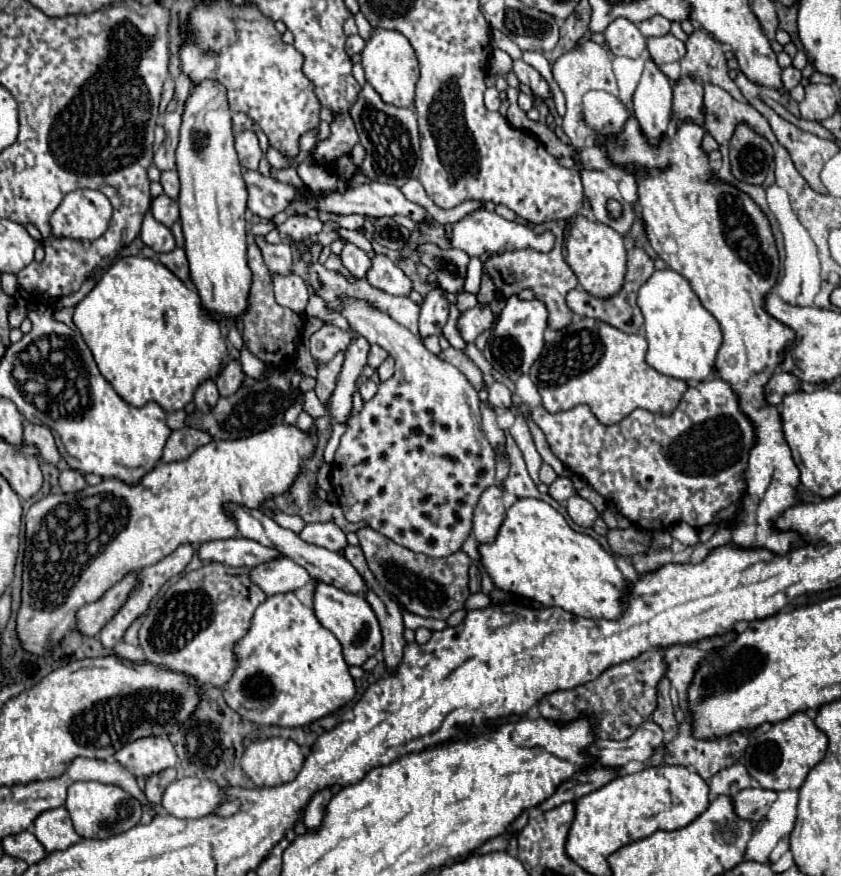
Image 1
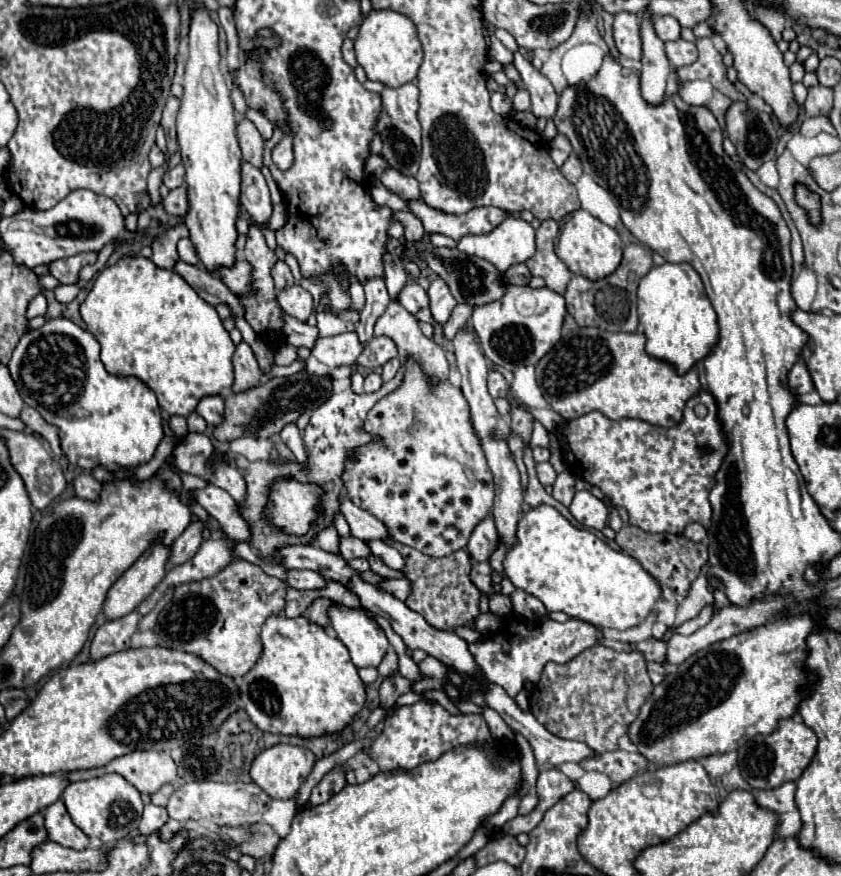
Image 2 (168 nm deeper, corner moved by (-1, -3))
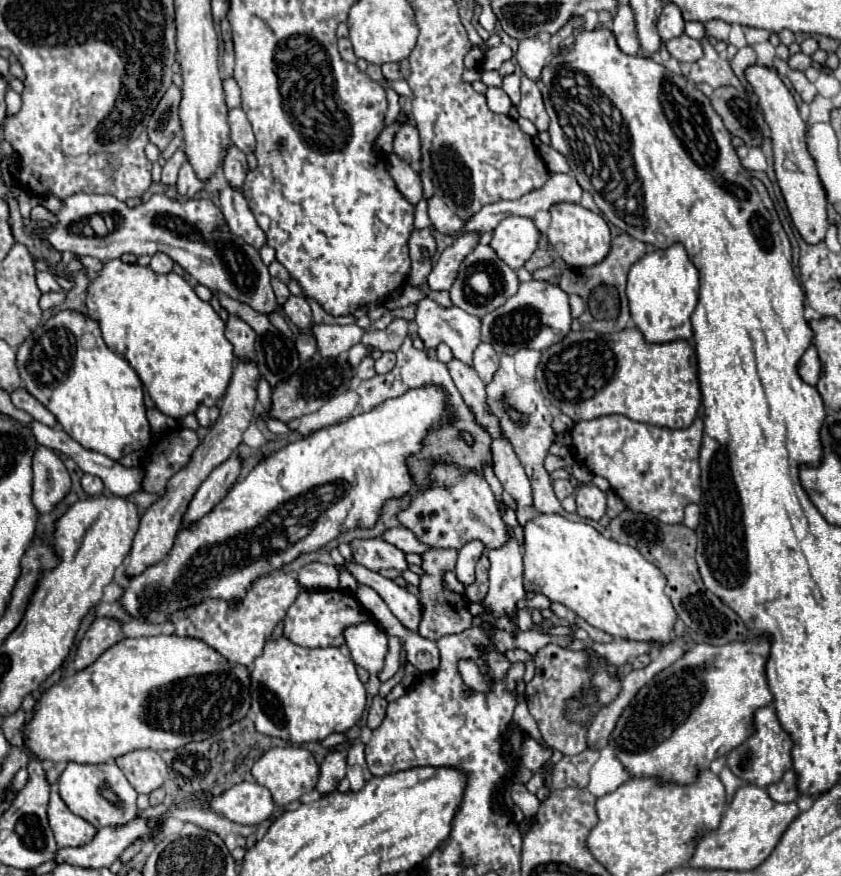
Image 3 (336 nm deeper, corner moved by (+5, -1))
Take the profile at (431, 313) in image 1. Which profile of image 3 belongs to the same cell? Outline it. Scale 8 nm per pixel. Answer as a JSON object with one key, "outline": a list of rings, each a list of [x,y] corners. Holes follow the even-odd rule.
{"outline":[[[465,234],[465,236],[455,238],[455,244],[449,246],[441,254],[437,266],[433,266],[433,270],[427,278],[427,284],[431,290],[449,290],[451,288],[453,280],[457,278],[459,264],[475,248],[477,240],[479,240],[479,234]]]}

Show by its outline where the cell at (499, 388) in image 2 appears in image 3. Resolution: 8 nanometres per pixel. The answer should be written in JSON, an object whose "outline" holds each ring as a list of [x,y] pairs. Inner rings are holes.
{"outline":[[[479,344],[479,348],[473,354],[473,368],[475,368],[475,372],[479,374],[479,378],[485,384],[493,382],[493,374],[497,372],[499,364],[497,364],[495,358],[497,358],[495,350],[491,346],[487,346],[487,344]]]}

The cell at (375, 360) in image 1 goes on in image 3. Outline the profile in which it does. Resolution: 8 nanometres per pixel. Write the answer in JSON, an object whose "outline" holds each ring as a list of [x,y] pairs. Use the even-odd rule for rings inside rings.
{"outline":[[[401,318],[393,320],[385,330],[377,330],[377,328],[369,328],[363,338],[361,344],[373,350],[381,350],[381,352],[397,352],[401,342],[405,340],[409,330],[409,324]]]}

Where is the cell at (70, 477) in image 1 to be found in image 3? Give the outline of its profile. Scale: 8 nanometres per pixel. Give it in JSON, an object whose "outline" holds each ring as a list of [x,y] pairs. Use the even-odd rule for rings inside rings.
{"outline":[[[85,474],[83,478],[81,478],[81,488],[87,492],[87,494],[101,494],[103,492],[103,482],[101,482],[101,478],[97,478],[97,476],[91,476],[91,474]]]}

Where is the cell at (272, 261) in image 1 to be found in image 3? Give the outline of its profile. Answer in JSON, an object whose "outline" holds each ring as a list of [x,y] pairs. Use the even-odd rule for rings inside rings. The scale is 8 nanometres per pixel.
{"outline":[[[271,278],[271,286],[275,290],[275,296],[277,296],[277,302],[283,304],[287,298],[289,298],[289,290],[287,290],[287,284],[281,282],[279,278]]]}

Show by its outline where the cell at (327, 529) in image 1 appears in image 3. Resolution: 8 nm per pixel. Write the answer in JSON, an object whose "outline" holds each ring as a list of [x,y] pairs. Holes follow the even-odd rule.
{"outline":[[[381,538],[353,540],[349,548],[357,564],[363,564],[365,568],[379,572],[385,578],[397,578],[407,568],[405,552],[401,552],[393,544],[383,542]]]}

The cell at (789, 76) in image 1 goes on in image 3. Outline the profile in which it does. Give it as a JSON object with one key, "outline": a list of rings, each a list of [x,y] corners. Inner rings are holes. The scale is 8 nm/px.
{"outline":[[[803,52],[793,54],[793,56],[789,58],[789,68],[791,68],[791,70],[805,70],[805,68],[809,68],[809,66],[811,66],[811,58],[809,58],[807,54],[803,54]]]}

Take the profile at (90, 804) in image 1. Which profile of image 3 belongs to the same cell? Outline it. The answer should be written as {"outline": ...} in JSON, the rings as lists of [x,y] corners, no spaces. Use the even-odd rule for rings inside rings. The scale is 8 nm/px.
{"outline":[[[69,762],[63,774],[59,776],[59,796],[73,814],[85,818],[95,828],[125,826],[125,822],[131,822],[133,818],[139,816],[139,808],[135,804],[137,792],[113,762],[103,764]]]}

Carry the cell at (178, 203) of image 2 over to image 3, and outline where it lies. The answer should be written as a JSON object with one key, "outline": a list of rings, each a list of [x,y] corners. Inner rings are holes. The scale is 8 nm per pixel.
{"outline":[[[185,162],[185,164],[181,166],[181,170],[179,170],[179,180],[177,180],[177,192],[179,192],[179,196],[193,198],[201,188],[205,188],[205,182],[201,182],[201,180],[195,176],[191,164]]]}

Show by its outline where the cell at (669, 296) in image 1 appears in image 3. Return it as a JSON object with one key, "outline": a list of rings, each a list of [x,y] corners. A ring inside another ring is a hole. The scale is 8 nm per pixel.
{"outline":[[[673,244],[667,250],[645,254],[635,262],[627,278],[627,298],[631,318],[649,344],[691,340],[691,314],[699,302],[699,272],[687,258],[685,248],[681,244]]]}

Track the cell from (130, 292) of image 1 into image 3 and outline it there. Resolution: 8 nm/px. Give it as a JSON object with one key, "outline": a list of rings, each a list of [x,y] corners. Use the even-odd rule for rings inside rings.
{"outline":[[[111,258],[109,262],[103,262],[103,268],[95,278],[89,278],[85,304],[87,316],[99,324],[105,344],[133,366],[151,400],[163,414],[183,418],[195,412],[201,404],[215,406],[215,402],[225,394],[235,360],[233,346],[225,338],[225,322],[179,274],[155,274],[149,266],[127,264],[119,258]]]}

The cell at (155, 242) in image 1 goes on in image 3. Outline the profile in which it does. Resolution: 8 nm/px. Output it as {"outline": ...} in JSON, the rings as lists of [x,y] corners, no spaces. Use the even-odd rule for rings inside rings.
{"outline":[[[155,254],[153,258],[151,258],[151,268],[157,272],[157,274],[167,274],[167,272],[171,272],[173,270],[173,260],[167,256],[167,254]]]}

